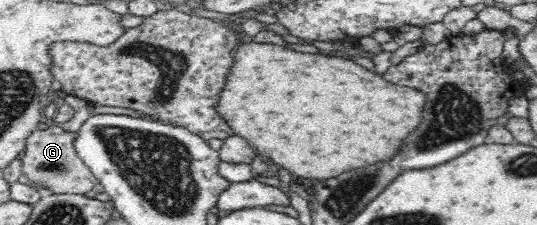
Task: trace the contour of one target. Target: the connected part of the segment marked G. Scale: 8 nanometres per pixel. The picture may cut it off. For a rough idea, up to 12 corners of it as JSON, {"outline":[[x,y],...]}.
{"outline":[[55,121],[26,138],[21,174],[57,195],[98,182]]}

